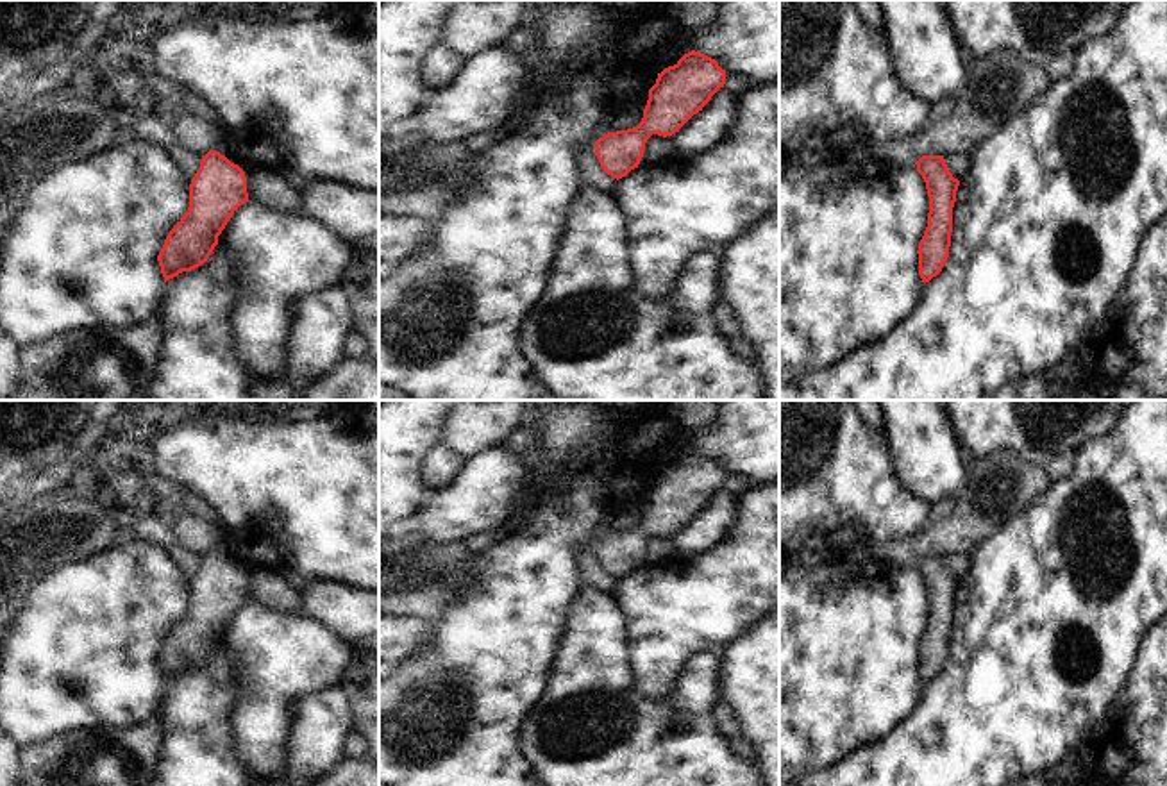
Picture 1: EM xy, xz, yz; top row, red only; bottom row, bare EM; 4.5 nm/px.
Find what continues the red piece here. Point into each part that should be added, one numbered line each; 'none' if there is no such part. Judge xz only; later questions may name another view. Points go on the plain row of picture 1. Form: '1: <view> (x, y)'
none

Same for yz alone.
none

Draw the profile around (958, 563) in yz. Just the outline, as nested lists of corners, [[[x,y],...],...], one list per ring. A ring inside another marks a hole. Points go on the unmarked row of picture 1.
[[[949,554],[949,556],[944,556],[944,561],[945,561],[949,572],[953,573],[953,577],[958,581],[970,568],[970,556],[967,556],[967,554]]]

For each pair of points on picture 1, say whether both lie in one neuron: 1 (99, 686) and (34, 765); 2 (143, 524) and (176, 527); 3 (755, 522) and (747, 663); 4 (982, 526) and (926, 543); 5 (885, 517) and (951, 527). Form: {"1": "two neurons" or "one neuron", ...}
{"1": "two neurons", "2": "one neuron", "3": "two neurons", "4": "one neuron", "5": "two neurons"}

